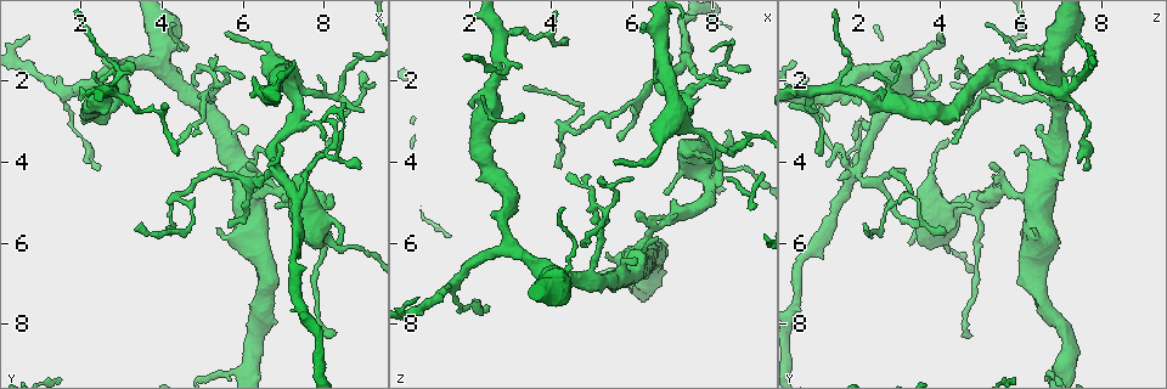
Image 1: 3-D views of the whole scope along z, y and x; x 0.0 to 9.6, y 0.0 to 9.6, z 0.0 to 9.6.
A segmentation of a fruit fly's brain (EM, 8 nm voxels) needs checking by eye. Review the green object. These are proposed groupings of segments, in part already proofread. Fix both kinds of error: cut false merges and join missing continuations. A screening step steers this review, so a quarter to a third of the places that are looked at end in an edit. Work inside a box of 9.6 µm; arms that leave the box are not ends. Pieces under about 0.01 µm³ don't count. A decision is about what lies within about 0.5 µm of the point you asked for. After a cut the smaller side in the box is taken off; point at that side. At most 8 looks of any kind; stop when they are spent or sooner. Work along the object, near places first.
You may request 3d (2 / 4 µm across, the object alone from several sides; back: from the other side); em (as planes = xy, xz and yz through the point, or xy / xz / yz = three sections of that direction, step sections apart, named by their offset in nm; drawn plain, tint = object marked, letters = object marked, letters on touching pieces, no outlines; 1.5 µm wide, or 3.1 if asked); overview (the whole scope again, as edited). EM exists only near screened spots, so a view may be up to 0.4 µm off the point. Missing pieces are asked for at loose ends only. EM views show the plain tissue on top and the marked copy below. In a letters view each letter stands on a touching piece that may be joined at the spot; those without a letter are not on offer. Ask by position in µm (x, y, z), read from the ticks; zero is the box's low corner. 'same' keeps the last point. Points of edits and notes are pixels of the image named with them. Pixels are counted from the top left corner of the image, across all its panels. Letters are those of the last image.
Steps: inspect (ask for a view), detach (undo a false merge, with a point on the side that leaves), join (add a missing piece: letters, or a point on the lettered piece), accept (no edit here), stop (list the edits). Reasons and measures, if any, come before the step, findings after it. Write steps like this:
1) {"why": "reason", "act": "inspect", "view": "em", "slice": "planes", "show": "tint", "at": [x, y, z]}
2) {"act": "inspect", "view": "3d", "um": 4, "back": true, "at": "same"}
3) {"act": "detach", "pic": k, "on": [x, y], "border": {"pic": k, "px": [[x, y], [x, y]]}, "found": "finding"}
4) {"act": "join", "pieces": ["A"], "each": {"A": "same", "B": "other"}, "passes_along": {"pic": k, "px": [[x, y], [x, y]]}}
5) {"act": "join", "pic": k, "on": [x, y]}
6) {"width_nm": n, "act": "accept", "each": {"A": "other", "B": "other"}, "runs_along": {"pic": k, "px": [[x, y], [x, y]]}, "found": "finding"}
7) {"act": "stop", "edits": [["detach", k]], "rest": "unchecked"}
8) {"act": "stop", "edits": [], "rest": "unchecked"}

{"why": "sharp bend", "act": "inspect", "view": "3d", "um": 2, "at": [3.00, 1.80, 1.65]}

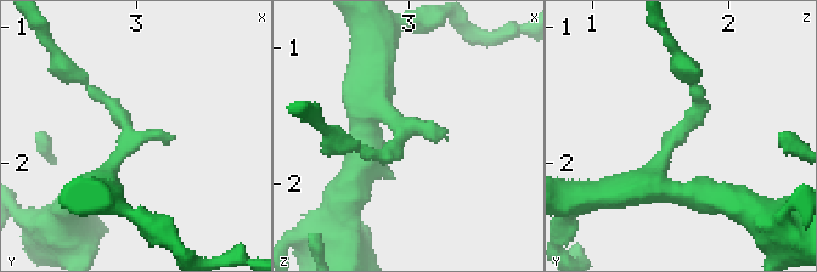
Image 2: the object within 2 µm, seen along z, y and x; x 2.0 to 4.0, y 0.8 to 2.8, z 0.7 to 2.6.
{"why": "shape alone is not enough", "act": "inspect", "view": "em", "slice": "planes", "show": "letters", "at": [2.94, 1.76, 1.66]}

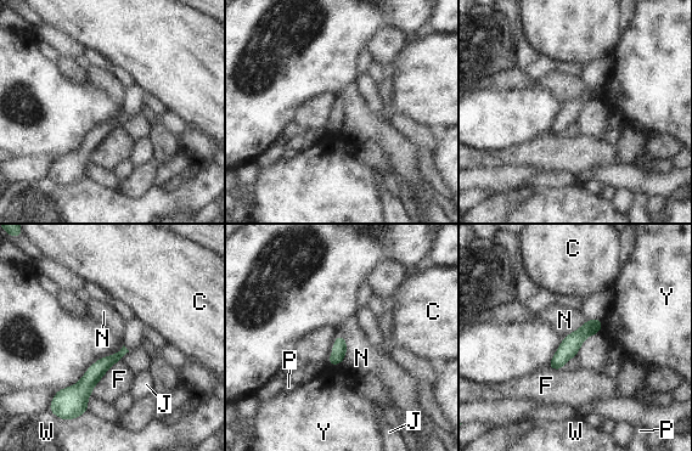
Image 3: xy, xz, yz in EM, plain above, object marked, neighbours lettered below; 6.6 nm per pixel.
{"act": "accept", "each": {"C": "other", "F": "other", "J": "other", "N": "other", "P": "other", "W": "other", "Y": "other"}, "runs_along": {"pic": 3, "px": [[119, 355], [77, 392], [62, 392]]}, "found": "all the same cell"}

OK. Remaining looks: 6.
{"why": "sudden change in width", "act": "inspect", "view": "em", "slice": "planes", "show": "letters", "at": [7.35, 4.75, 1.60]}

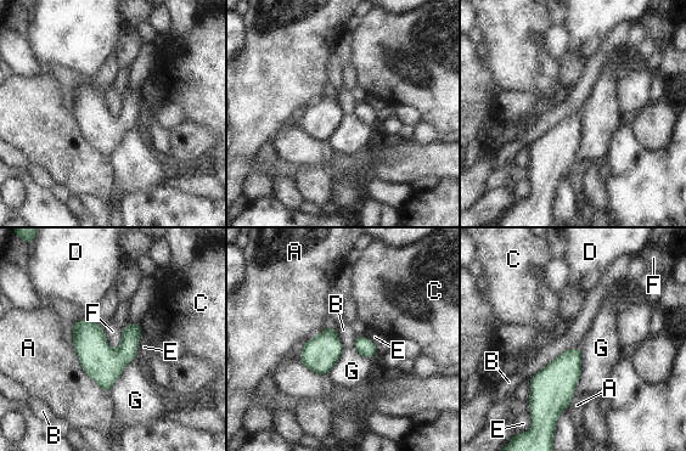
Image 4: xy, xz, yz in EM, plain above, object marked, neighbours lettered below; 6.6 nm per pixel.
{"width_nm": 190, "act": "accept", "each": {"A": "other", "B": "other", "C": "other", "D": "other", "E": "other", "F": "other", "G": "other"}, "border": {"pic": 4, "px": [[102, 327], [106, 343], [117, 350]]}, "found": "all the same cell"}

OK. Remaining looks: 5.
{"why": "free end", "act": "inspect", "view": "em", "slice": "yz", "step": 8, "show": "letters", "at": [5.35, 1.45, 4.60]}

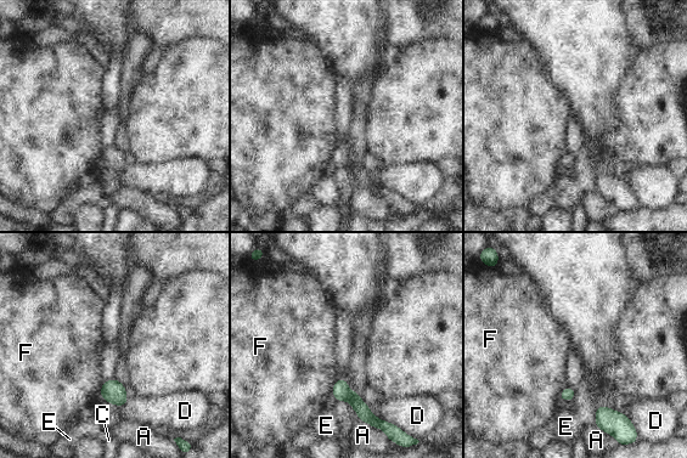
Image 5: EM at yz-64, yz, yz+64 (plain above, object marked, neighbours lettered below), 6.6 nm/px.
{"act": "accept", "each": {"A": "other", "C": "other", "D": "other", "E": "other", "F": "other"}, "border": {"pic": 5, "px": [[339, 378], [333, 385], [331, 394]]}, "found": "no lettered piece goes on from it"}

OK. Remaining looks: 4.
{"act": "stop", "edits": [], "rest": "unchecked"}

